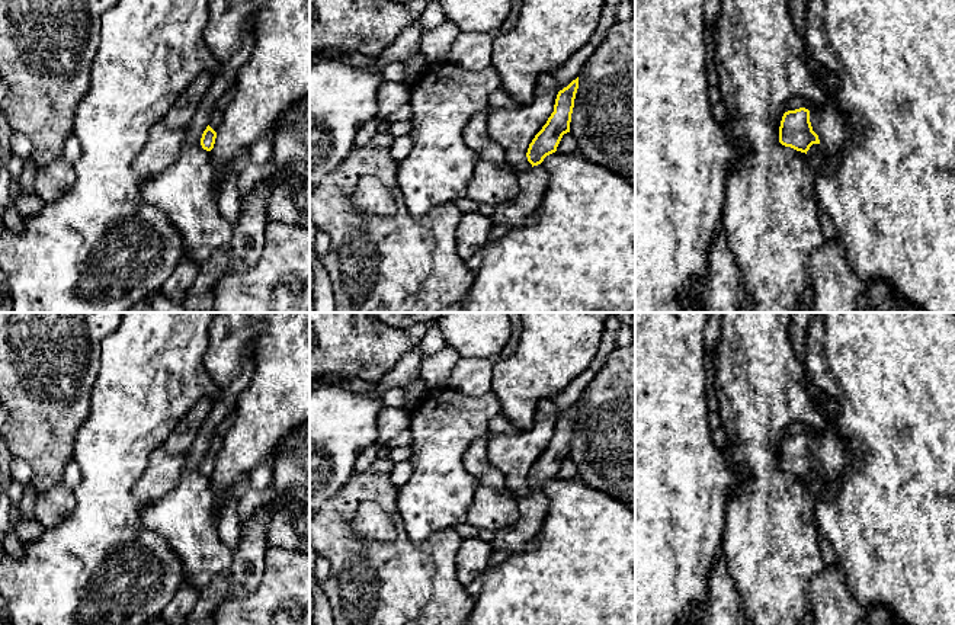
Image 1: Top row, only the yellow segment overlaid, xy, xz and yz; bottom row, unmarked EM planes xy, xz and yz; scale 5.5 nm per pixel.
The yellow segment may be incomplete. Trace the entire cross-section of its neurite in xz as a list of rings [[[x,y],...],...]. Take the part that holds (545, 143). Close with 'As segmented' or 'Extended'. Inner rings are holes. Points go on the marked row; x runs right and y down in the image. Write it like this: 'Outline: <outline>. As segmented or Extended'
Outline: [[[579,77],[558,92],[554,112],[529,144],[526,157],[532,167],[526,173],[517,173],[519,193],[512,201],[494,206],[491,217],[494,225],[506,225],[510,230],[522,228],[539,206],[549,182],[549,173],[542,161],[557,151],[563,135],[570,132],[577,89]]]. Extended

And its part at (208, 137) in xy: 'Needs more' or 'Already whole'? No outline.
Needs more

